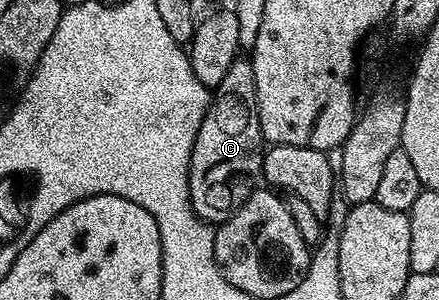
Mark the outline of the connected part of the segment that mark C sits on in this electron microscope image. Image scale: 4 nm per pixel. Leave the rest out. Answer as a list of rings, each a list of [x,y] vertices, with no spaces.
[[[239,58],[232,62],[228,75],[222,79],[220,86],[213,89],[210,108],[206,111],[204,122],[196,134],[190,159],[190,201],[194,213],[211,226],[223,224],[256,191],[262,174],[262,157],[264,141],[260,130],[258,103],[256,102],[256,78],[254,62],[250,58]]]

